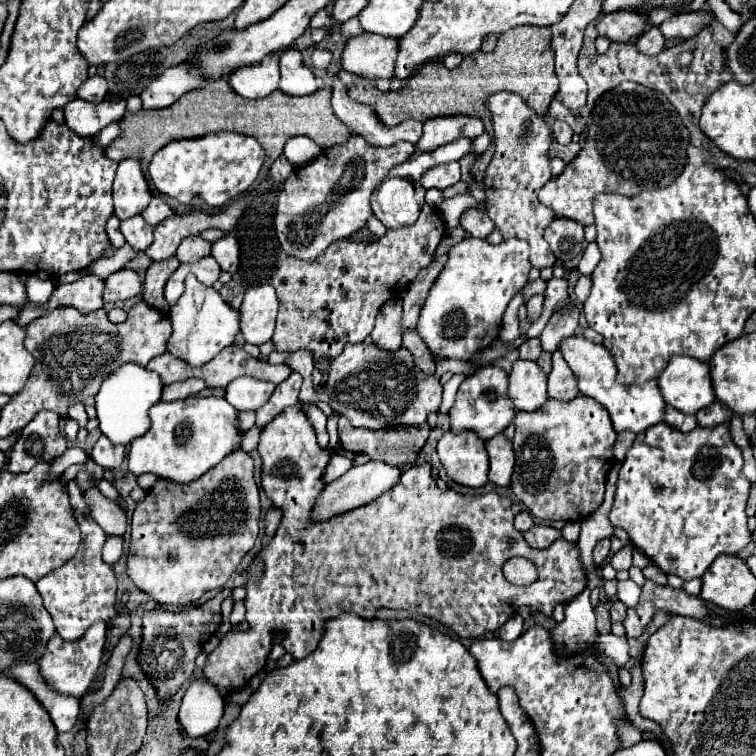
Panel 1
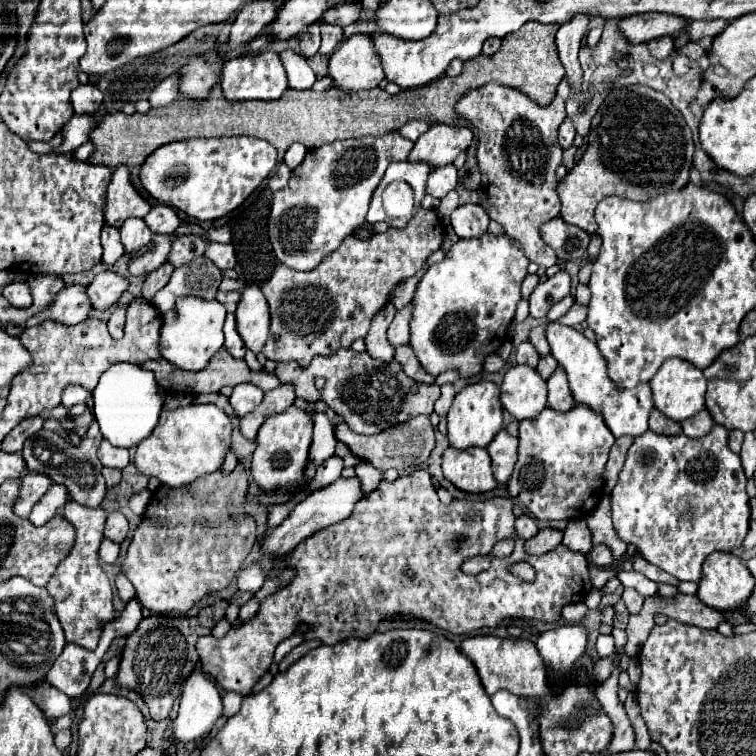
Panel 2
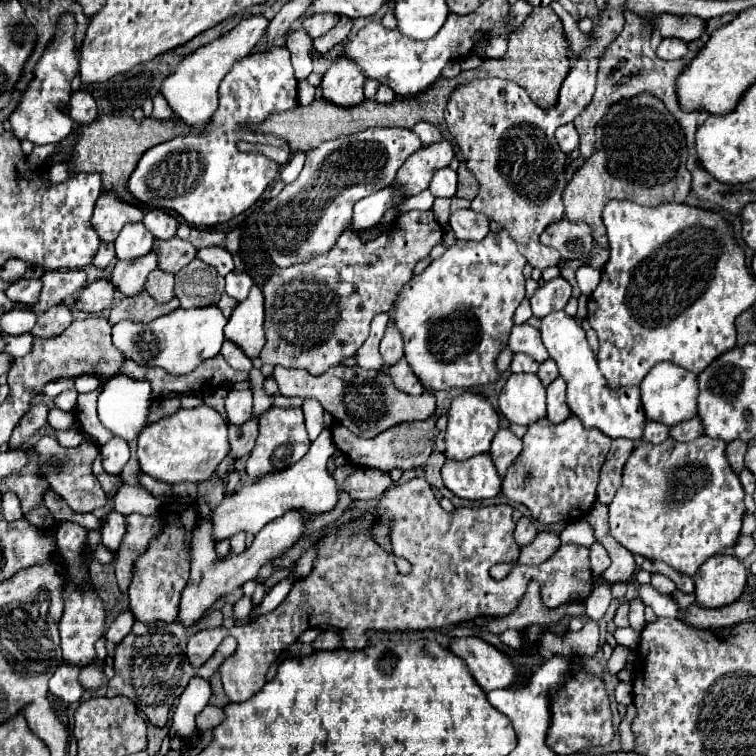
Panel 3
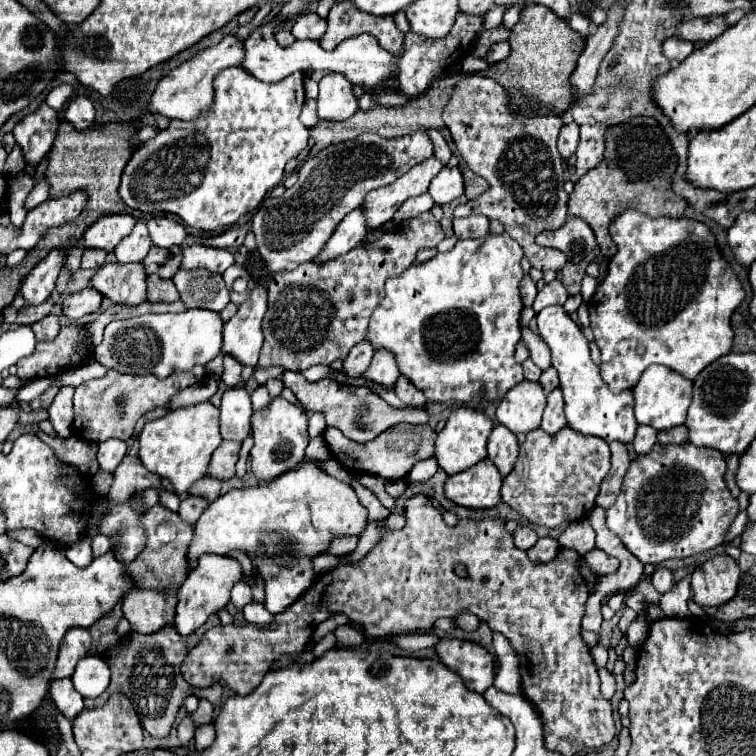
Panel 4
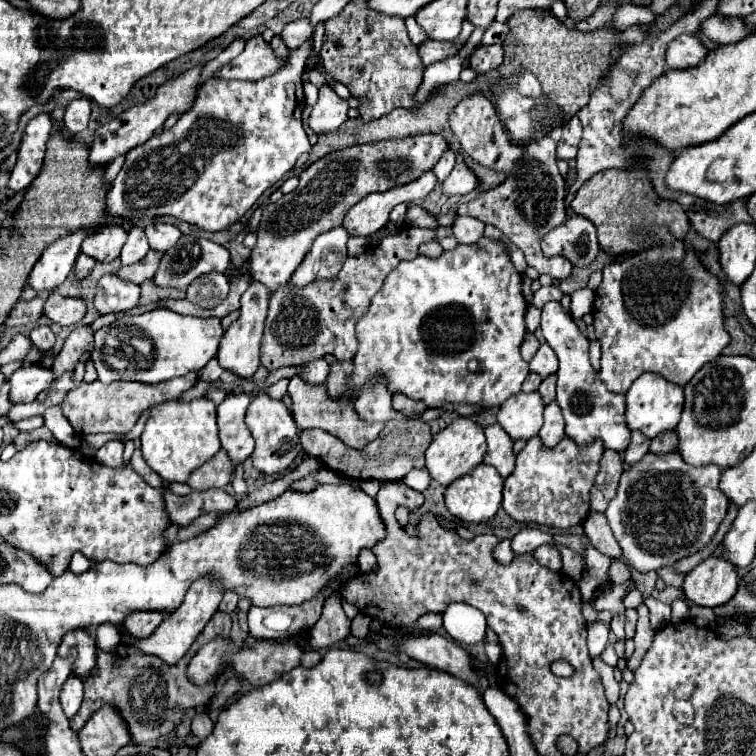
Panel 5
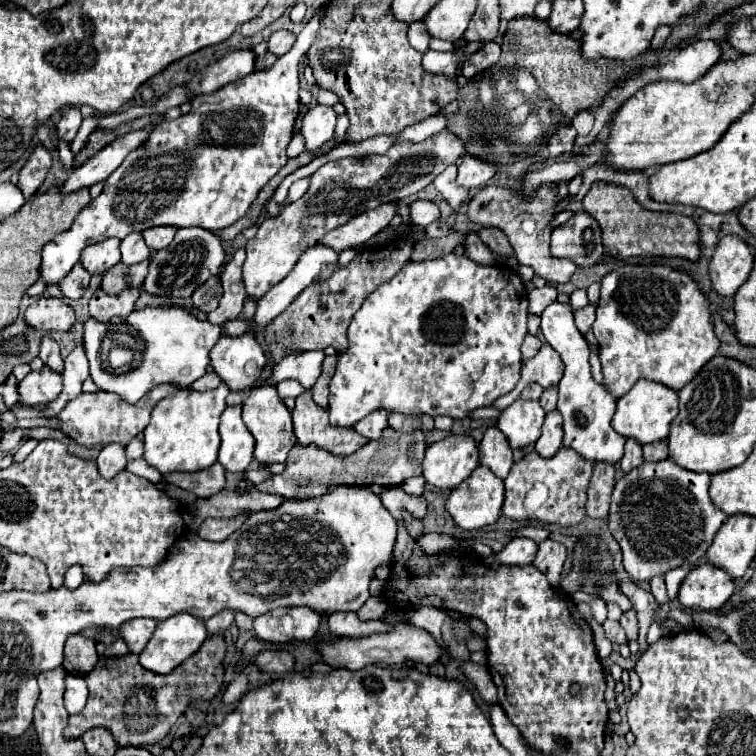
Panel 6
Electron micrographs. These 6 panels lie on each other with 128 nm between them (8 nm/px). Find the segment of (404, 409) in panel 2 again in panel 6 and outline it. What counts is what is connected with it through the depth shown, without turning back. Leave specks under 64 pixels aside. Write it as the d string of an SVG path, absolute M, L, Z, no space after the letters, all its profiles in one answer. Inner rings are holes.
M308 390L296 398L292 422L300 446L314 444L336 456L348 456L366 442L354 428L332 428L328 424L328 410L316 406Z

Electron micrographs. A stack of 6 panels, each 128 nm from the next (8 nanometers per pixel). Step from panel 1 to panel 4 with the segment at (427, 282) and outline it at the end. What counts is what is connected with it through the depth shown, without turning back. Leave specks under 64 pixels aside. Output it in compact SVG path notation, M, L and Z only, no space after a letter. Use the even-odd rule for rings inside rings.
M378 350L374 354L368 370L362 374L362 378L366 382L380 384L384 388L394 388L398 376L400 376L400 372L398 372L398 366L396 366L394 356L390 352L384 352L384 350Z

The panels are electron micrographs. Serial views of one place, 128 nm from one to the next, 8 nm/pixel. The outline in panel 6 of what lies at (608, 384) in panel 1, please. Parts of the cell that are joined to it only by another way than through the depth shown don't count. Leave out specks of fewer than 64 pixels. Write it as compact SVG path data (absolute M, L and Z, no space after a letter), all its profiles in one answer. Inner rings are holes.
M554 302L542 312L542 326L540 326L546 342L560 354L562 362L566 364L564 376L558 386L558 412L562 414L564 422L564 438L562 446L576 450L582 458L590 462L606 462L616 464L624 452L624 436L618 436L612 428L612 416L616 410L616 398L598 382L592 380L590 372L590 348L580 330L574 324L574 310L570 304Z

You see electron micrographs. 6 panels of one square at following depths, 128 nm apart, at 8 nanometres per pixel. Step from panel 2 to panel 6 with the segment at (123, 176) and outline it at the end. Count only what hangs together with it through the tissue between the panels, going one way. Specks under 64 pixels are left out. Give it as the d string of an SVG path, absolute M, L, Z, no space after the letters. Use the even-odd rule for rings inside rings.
M108 238L98 244L92 244L82 250L80 264L90 272L90 274L104 274L112 266L120 262L120 250L118 250L120 240L118 238Z

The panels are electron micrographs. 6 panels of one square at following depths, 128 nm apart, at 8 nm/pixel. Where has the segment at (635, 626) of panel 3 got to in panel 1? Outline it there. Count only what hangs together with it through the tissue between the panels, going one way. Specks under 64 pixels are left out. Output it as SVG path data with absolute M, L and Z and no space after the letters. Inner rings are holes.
M632 580L618 582L618 600L624 602L628 608L634 608L640 600L640 586L636 586Z

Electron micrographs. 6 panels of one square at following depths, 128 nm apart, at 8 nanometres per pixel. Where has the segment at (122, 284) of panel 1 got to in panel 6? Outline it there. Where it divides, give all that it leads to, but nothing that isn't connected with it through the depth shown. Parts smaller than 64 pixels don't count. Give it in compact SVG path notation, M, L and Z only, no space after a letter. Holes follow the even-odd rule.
M40 298L24 312L24 322L34 330L66 332L74 324L74 310L58 298Z

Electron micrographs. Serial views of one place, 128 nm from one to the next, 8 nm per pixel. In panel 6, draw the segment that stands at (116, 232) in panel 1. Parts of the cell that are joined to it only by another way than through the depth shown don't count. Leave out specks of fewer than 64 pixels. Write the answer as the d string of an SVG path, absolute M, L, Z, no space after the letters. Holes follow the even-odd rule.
M76 264L68 276L64 276L64 280L58 282L64 298L70 298L70 300L78 300L82 298L84 290L88 288L88 282L90 282L90 274L80 266Z

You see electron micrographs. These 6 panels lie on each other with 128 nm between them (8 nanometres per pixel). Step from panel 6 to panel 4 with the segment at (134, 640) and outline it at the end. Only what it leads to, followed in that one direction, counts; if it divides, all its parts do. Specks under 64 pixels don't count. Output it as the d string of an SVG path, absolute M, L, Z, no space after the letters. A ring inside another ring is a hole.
M136 588L124 596L122 612L134 632L152 634L158 632L166 622L174 620L176 602L176 594L162 596L154 590Z

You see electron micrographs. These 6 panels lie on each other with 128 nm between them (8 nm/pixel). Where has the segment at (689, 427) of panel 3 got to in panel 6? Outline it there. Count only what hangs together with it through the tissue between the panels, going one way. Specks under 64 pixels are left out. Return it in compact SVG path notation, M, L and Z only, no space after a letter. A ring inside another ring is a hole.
M658 440L658 442L652 442L652 444L646 444L642 448L644 452L644 460L646 462L660 462L664 458L668 458L668 440Z

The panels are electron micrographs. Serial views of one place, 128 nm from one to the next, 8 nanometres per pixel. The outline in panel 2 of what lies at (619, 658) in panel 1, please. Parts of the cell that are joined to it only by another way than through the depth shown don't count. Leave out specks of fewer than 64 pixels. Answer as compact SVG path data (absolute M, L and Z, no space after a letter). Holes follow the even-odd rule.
M598 636L598 642L596 642L596 652L600 658L606 658L614 652L614 638L612 636Z

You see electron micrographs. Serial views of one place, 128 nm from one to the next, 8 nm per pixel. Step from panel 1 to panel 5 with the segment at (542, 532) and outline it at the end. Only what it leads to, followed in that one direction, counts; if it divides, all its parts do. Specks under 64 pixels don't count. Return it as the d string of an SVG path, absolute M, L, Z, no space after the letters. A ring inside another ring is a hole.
M544 544L544 546L540 546L540 548L536 548L534 550L534 558L546 568L550 568L550 570L556 570L556 572L560 572L562 570L562 558L560 558L560 552L558 552L558 548L554 546L554 544Z

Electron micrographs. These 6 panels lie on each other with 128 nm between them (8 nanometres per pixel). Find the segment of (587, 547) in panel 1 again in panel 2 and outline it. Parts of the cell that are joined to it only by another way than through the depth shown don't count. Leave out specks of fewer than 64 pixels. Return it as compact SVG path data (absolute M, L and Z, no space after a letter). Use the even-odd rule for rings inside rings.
M604 494L598 500L596 508L588 514L586 522L588 522L590 530L592 530L594 544L606 544L612 550L614 564L618 564L626 554L626 544L614 532L612 518L610 518L610 496L608 494Z

